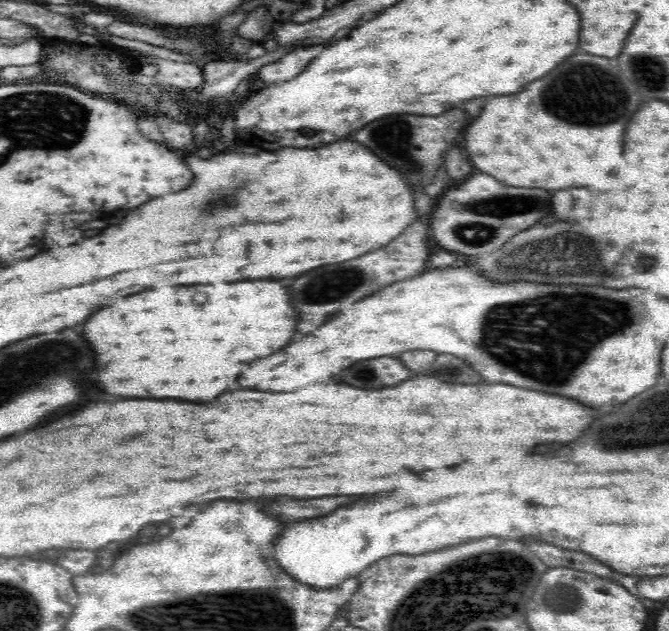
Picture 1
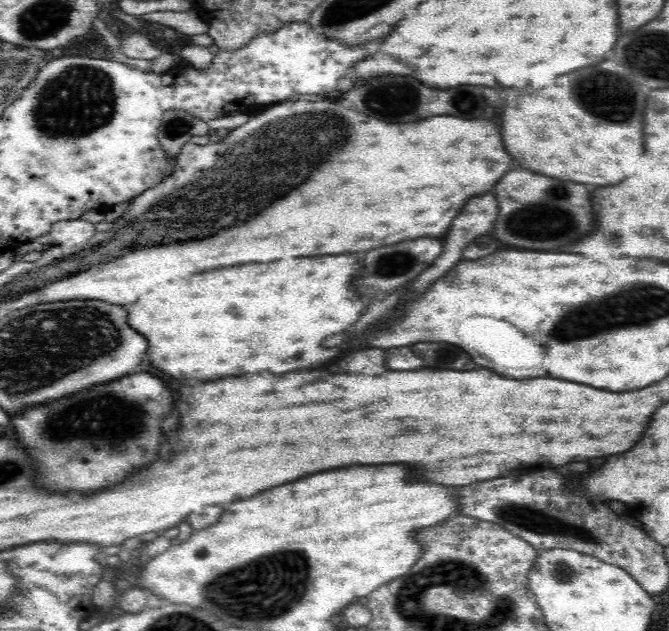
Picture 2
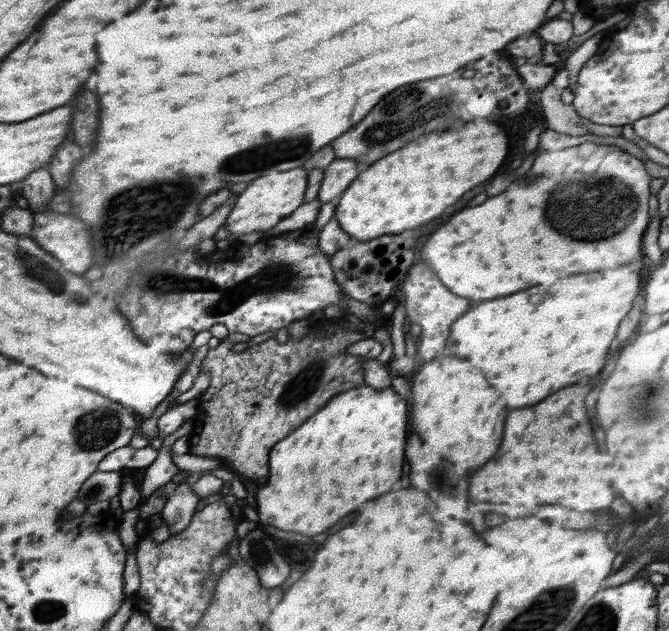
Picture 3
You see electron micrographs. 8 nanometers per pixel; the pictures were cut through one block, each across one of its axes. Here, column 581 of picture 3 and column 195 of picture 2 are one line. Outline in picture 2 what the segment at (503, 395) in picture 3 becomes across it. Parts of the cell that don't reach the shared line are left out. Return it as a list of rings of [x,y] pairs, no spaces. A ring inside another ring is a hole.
[[[352,254],[278,260],[274,264],[266,264],[264,272],[246,272],[246,266],[254,264],[242,264],[242,270],[240,266],[220,268],[204,276],[194,274],[190,278],[172,280],[168,284],[156,286],[144,298],[126,306],[128,326],[136,328],[136,332],[146,338],[148,356],[156,370],[172,378],[196,380],[198,376],[218,378],[256,374],[272,368],[272,364],[322,344],[324,338],[340,332],[346,326],[352,326],[366,308],[366,300],[350,290],[350,282],[358,270],[358,258]]]

